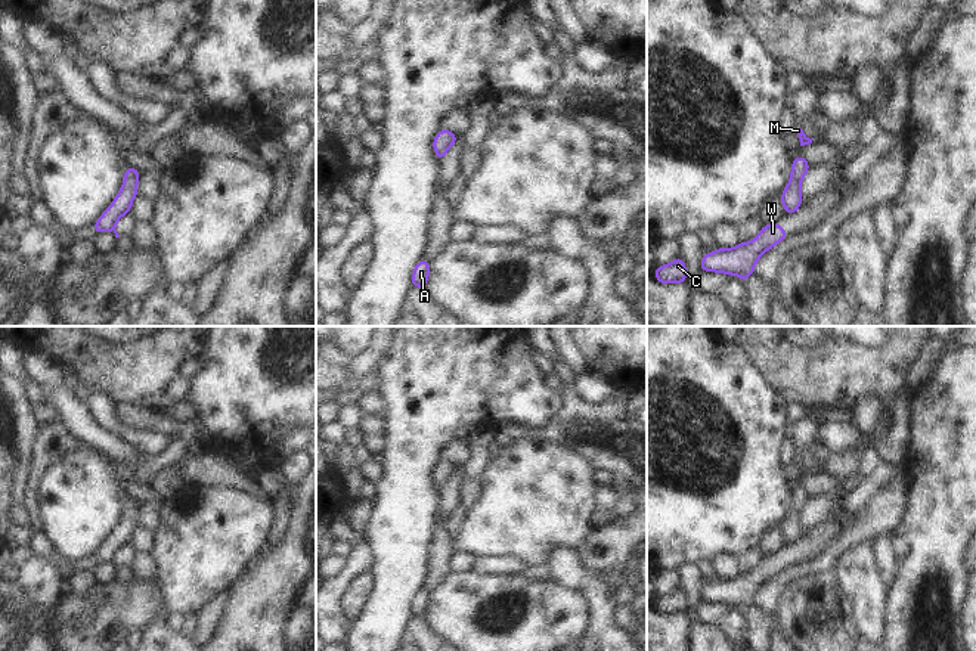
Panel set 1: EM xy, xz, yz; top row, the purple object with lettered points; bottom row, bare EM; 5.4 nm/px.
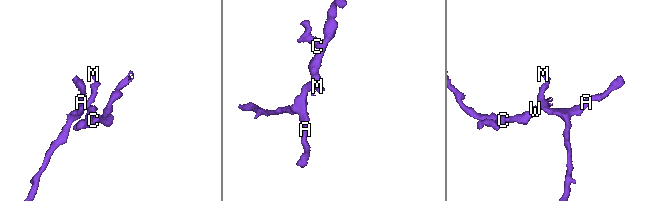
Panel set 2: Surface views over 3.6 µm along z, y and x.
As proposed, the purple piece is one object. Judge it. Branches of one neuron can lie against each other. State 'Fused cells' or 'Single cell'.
Fused cells

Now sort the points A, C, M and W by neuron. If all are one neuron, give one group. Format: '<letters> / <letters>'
A M / C W

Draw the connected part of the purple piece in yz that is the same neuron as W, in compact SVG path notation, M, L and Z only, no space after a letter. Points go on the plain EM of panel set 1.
M778 554L765 555L755 571L740 573L731 580L718 579L706 585L700 601L737 605L741 611L746 611L753 605L759 588L786 568L786 561Z

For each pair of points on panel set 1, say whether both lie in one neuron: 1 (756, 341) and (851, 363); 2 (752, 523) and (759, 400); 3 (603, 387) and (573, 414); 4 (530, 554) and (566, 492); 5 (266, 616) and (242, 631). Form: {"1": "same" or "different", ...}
{"1": "same", "2": "same", "3": "different", "4": "same", "5": "same"}

